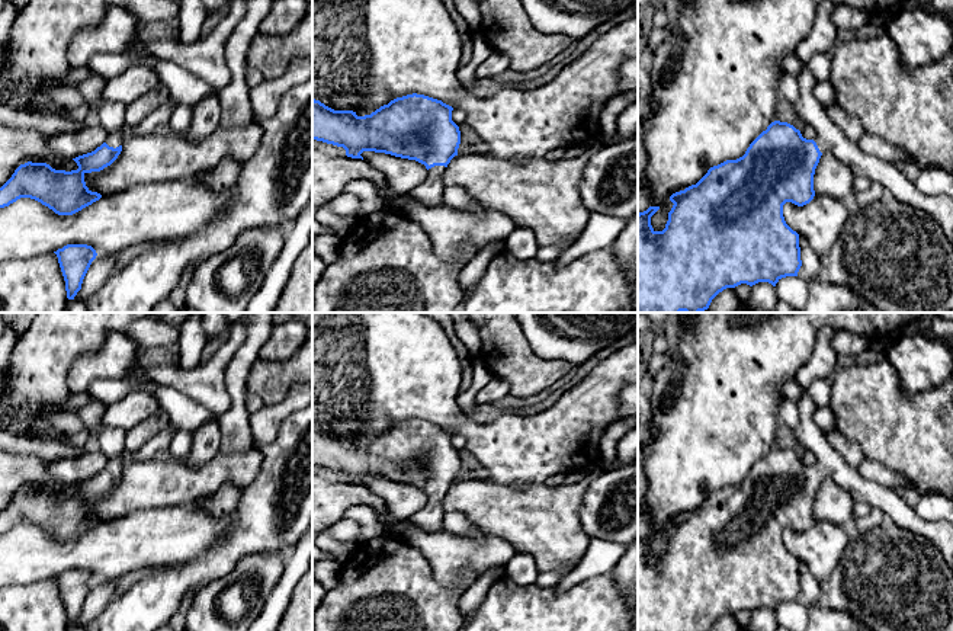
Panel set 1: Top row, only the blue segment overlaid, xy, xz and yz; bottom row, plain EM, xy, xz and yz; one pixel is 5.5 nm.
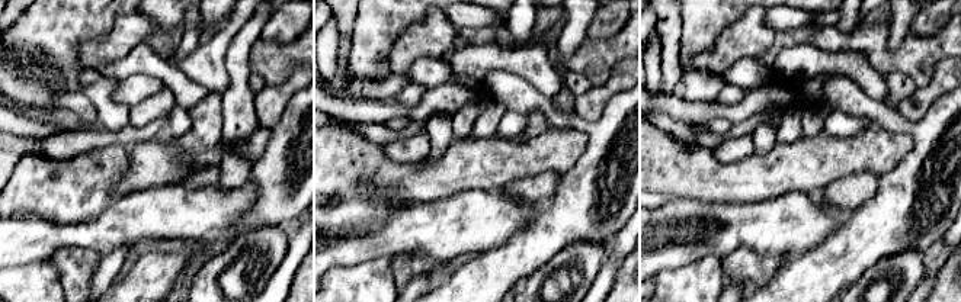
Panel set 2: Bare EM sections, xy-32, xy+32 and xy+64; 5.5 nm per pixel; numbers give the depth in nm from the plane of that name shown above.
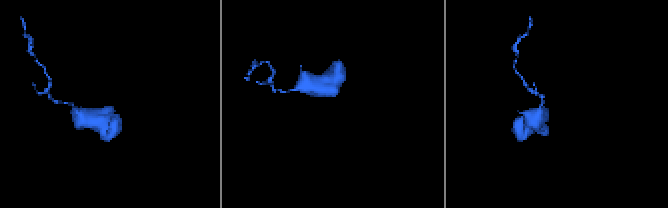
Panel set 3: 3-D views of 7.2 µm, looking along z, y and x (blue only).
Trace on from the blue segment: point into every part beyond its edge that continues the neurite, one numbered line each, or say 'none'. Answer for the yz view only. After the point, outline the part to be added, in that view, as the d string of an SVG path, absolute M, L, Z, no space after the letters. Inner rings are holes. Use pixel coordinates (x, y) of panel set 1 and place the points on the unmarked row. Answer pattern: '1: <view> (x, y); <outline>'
1: yz (828, 463); M806 393L796 401L796 407L799 425L793 435L805 451L816 457L814 467L819 477L831 477L851 494L854 502L866 502L872 509L880 509L889 522L927 538L941 551L953 571L953 525L947 521L921 519L896 490L869 481L860 475L857 468L850 467L815 425L814 414L818 406Z

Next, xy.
1: xy (111, 441); M99 401L87 403L76 413L87 427L97 427L99 432L94 438L94 446L106 457L106 470L109 473L119 473L123 467L123 454L126 432L119 427L103 426L102 419L109 406Z

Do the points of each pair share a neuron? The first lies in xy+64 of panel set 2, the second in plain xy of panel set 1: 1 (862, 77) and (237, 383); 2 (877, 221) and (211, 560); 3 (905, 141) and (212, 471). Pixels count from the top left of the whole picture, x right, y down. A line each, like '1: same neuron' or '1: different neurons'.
1: different neurons
2: same neuron
3: same neuron

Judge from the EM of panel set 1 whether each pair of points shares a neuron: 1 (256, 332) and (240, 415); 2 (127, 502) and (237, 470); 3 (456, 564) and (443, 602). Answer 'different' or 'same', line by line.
1: same
2: same
3: different

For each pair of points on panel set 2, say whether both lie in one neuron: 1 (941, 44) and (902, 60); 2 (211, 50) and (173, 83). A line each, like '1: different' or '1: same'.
1: same
2: different

